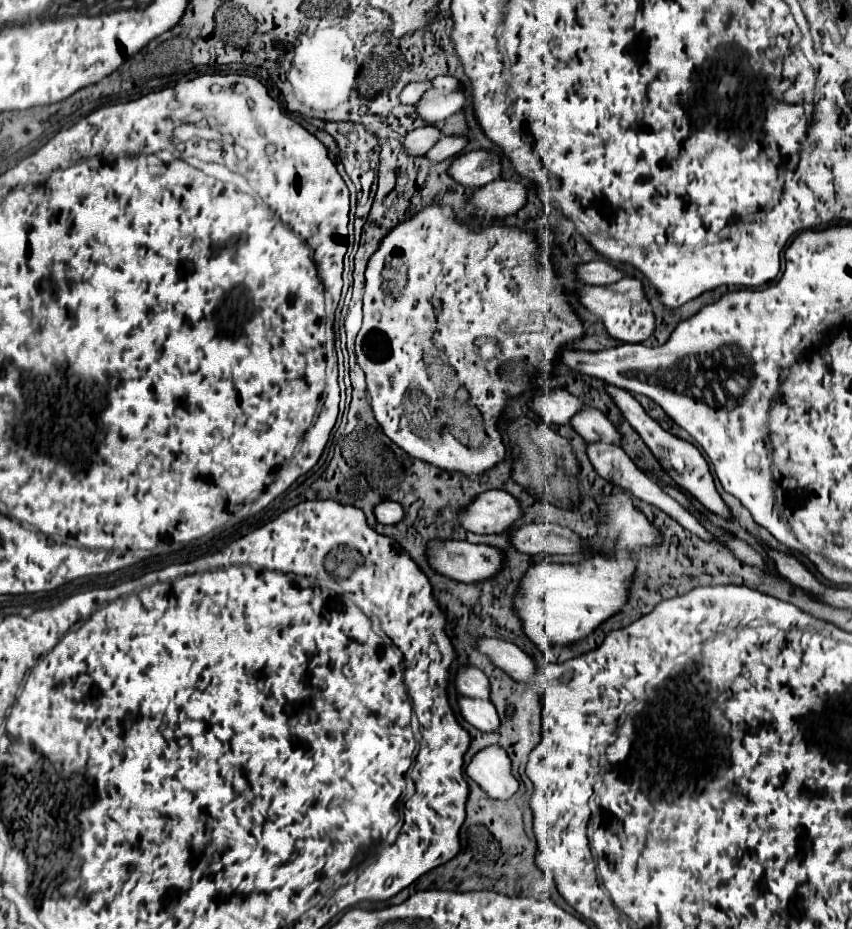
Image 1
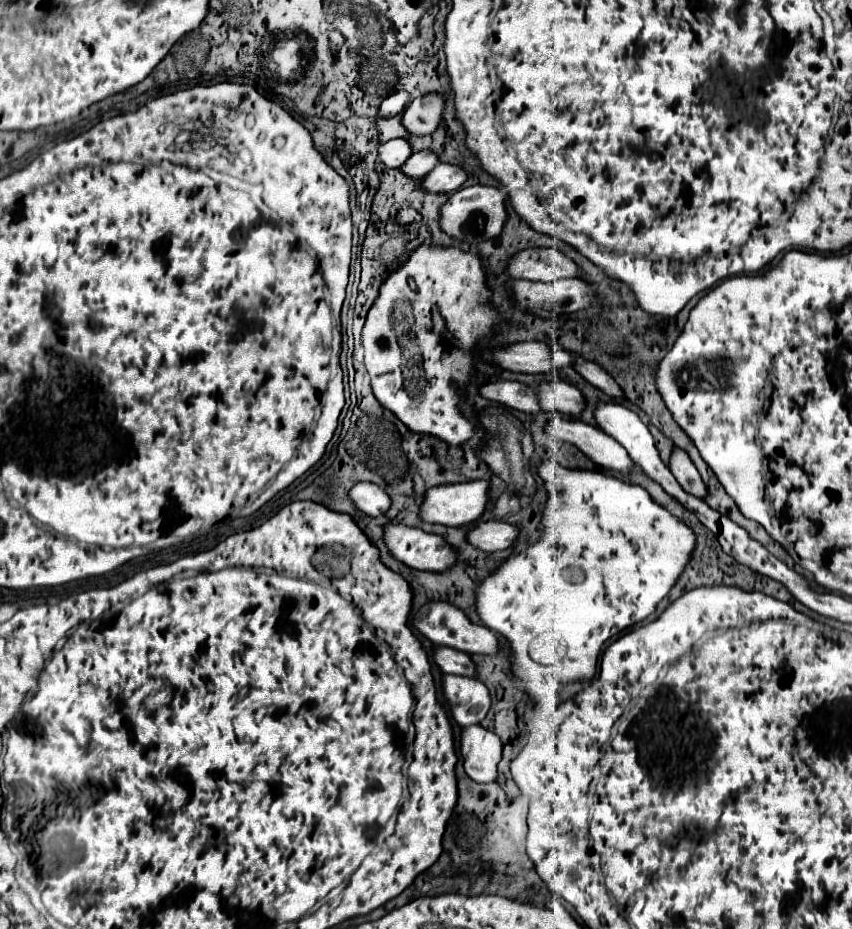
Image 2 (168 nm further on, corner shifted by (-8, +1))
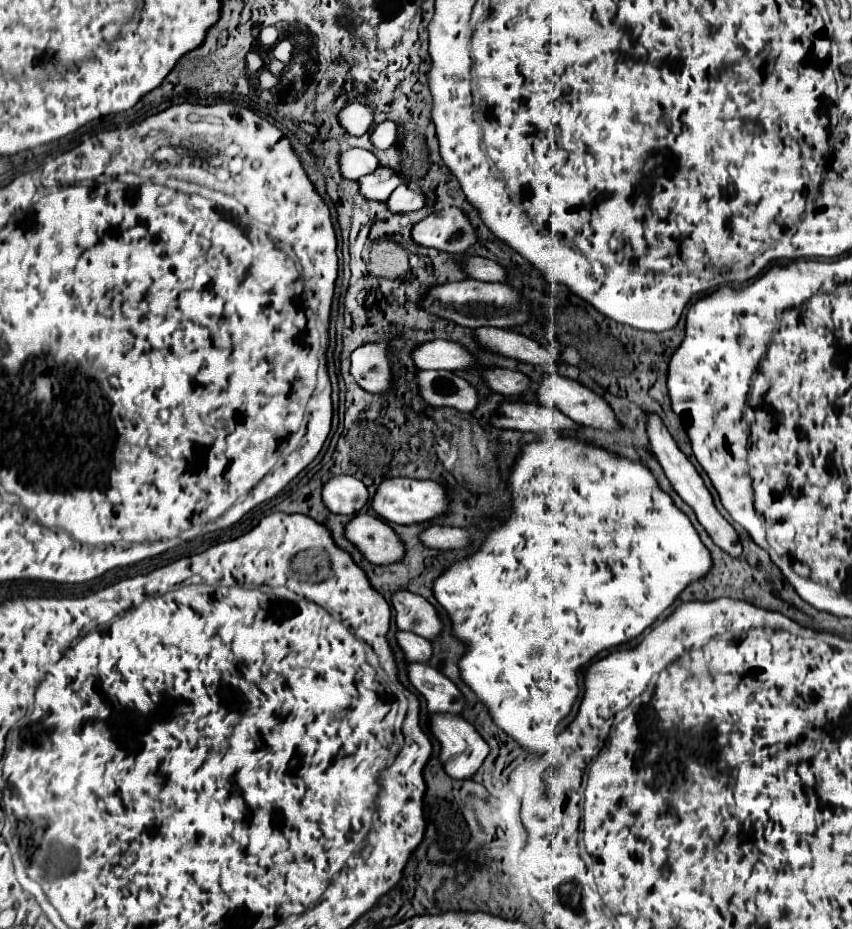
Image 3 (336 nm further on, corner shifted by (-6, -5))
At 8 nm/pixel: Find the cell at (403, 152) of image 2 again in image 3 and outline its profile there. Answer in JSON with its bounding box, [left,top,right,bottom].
[340,149,380,179]

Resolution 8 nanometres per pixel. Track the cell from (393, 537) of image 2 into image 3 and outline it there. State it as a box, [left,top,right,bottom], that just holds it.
[346,515,406,565]

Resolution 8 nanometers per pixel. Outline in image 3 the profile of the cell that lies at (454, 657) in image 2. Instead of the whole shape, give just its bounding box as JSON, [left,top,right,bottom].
[396,631,432,663]

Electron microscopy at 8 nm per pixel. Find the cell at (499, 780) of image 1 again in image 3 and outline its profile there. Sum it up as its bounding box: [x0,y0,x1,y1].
[432,715,490,779]

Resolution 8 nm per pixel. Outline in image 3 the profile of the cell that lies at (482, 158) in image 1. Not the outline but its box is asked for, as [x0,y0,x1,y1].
[386,181,428,213]

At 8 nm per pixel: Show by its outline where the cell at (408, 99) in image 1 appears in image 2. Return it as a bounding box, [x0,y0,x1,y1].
[378,91,408,117]

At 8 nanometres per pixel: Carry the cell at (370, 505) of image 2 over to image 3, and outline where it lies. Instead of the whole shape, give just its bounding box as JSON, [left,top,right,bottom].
[322,475,370,517]

